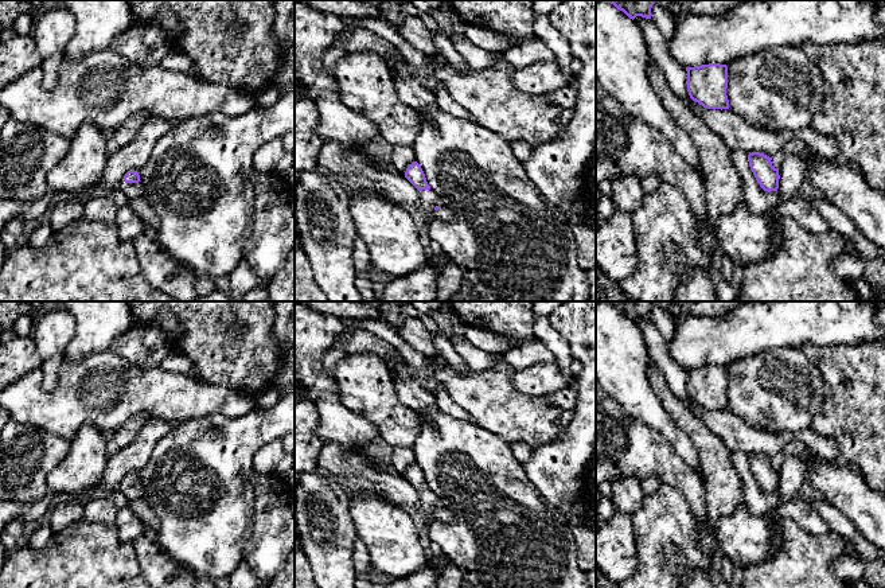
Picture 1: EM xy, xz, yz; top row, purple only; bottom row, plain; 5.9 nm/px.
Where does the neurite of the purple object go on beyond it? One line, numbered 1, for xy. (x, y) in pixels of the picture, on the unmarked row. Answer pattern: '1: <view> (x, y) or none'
1: xy (139, 505)

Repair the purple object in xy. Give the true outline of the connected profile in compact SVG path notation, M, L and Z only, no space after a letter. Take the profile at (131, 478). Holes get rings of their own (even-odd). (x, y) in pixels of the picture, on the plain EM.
M128 472L118 484L118 491L129 499L129 509L145 523L147 529L153 531L159 527L159 519L145 498L140 476L137 472Z

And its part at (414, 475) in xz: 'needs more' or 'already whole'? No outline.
needs more

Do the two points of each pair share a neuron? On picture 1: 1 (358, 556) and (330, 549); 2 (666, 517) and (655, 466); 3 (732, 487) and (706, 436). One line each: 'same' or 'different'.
1: different
2: different
3: same

